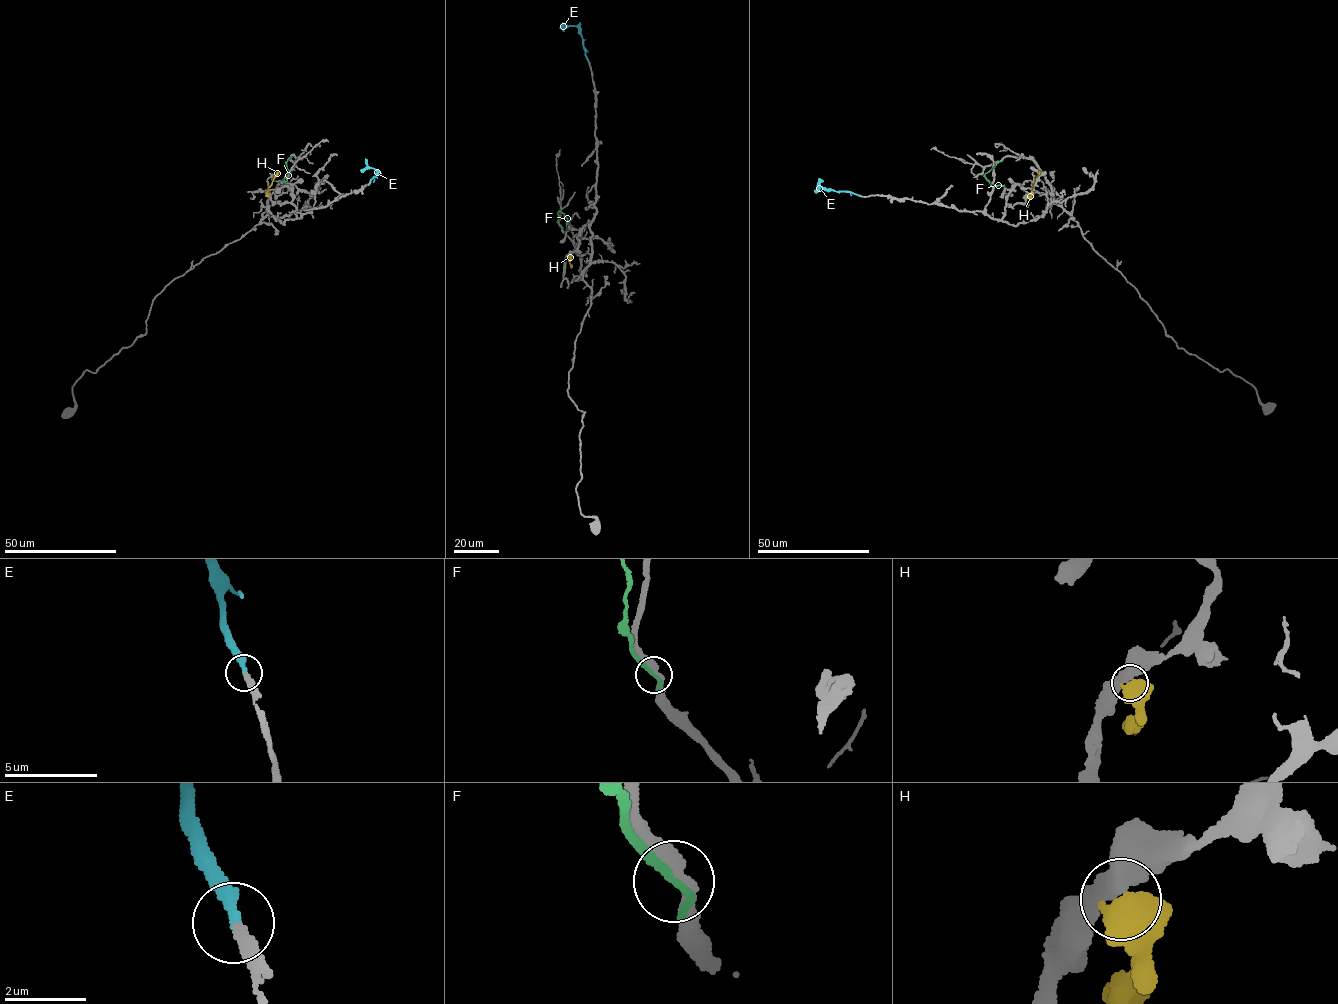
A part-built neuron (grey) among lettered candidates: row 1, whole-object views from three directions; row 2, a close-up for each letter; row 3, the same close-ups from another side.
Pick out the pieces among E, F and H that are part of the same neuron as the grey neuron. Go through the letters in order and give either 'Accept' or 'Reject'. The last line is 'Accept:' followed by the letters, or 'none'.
E: Accept
F: Reject
H: Reject
Accept: E

